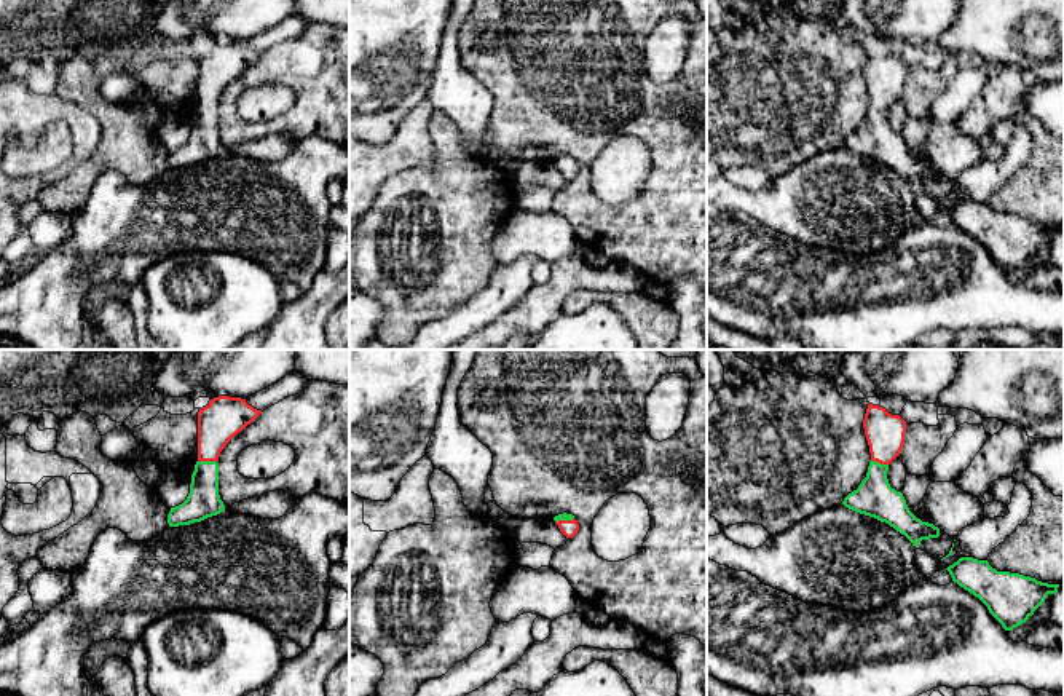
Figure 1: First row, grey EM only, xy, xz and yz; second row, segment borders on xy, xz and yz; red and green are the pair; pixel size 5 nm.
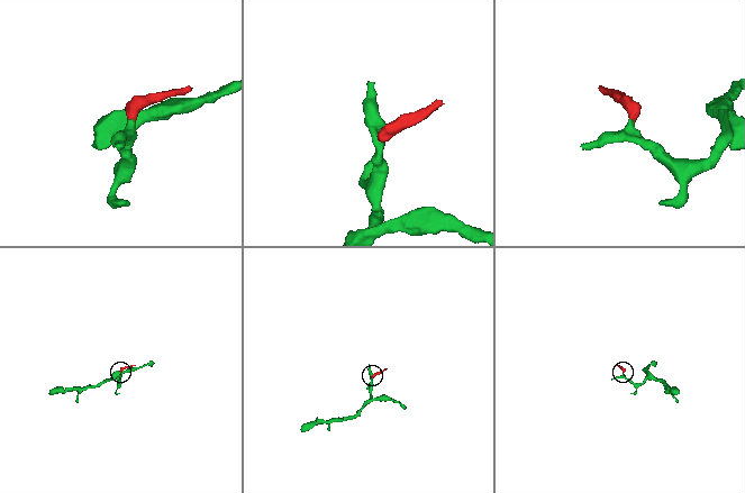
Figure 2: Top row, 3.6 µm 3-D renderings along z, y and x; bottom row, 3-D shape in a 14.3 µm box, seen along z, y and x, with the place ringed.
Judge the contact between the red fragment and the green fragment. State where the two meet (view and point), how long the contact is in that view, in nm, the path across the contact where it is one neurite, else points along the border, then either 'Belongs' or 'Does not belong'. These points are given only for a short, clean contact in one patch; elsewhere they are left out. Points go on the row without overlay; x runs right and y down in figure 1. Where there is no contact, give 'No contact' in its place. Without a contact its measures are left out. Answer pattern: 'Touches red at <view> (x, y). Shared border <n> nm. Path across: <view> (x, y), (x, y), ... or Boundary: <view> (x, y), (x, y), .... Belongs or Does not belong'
Touches red at xy (208, 102). Shared border 100 nm. Path across: xy (224, 59), (214, 72), (208, 102), (203, 144). Belongs

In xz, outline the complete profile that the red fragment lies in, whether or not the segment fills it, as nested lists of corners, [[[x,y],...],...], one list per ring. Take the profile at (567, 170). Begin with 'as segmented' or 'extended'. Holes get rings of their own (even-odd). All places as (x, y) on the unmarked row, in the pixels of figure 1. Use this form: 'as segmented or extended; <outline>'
extended; [[[563,155],[555,158],[554,163],[566,180],[573,180],[579,172],[579,166],[573,156]]]

